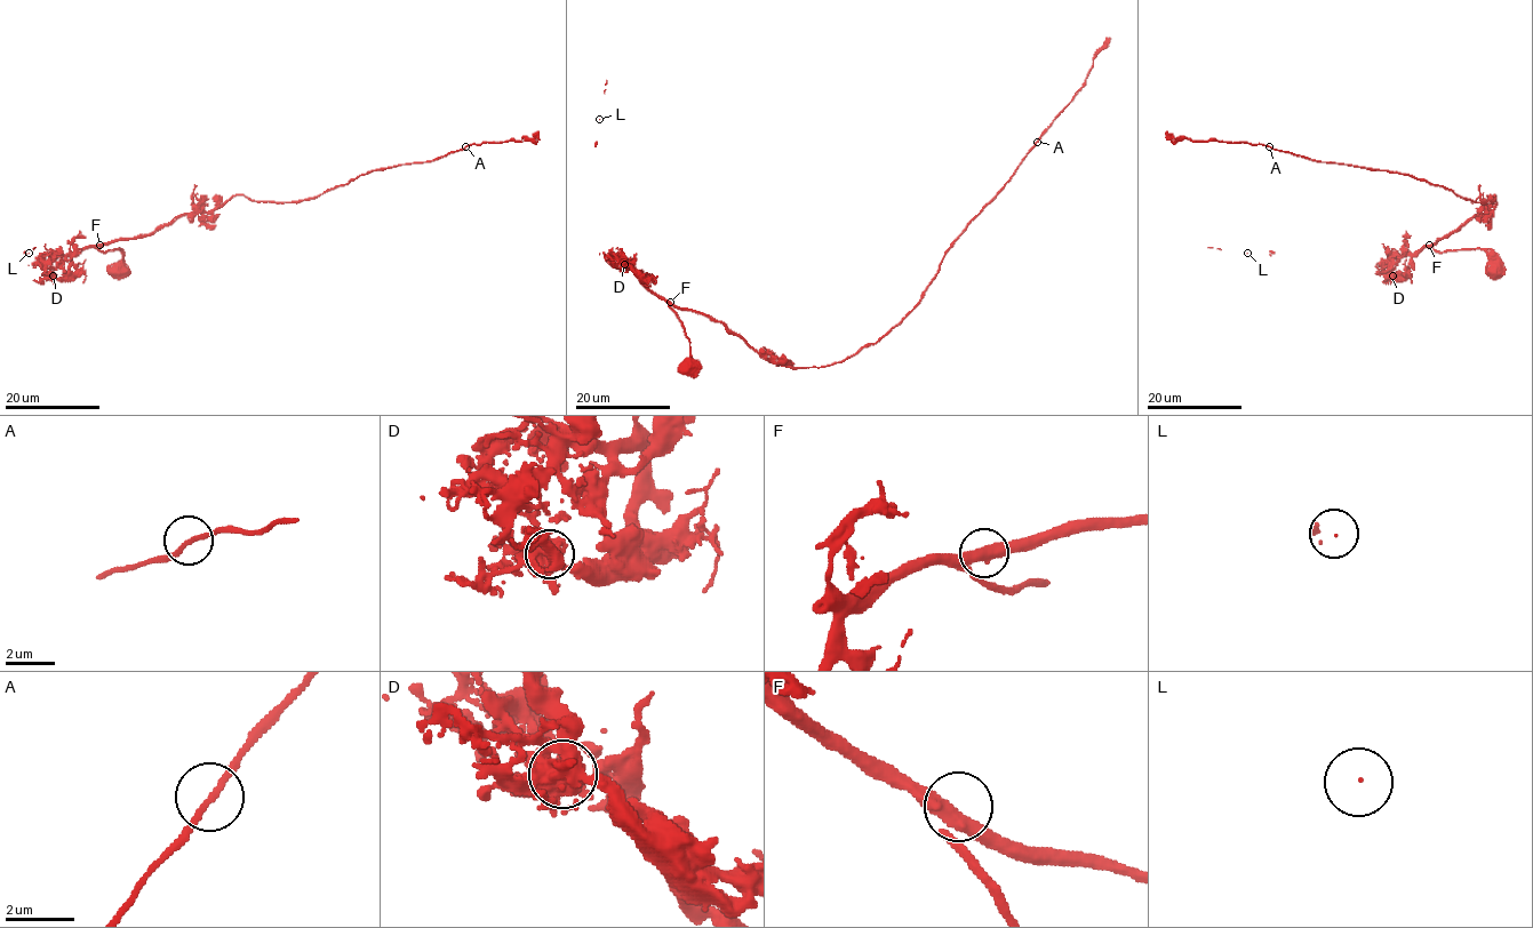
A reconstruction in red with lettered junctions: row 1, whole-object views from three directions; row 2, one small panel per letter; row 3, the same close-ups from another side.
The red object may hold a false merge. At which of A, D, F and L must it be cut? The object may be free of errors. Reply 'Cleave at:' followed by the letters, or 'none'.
Cleave at: D

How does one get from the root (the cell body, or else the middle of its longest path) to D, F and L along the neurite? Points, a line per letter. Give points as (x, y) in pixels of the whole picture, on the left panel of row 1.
D: (119, 268), (119, 248), (101, 252), (97, 246), (87, 246), (72, 258), (63, 277), (54, 276)
F: (119, 268), (121, 250), (101, 252), (97, 248), (100, 245)
L: (119, 268), (119, 248), (101, 252), (97, 246), (86, 246), (74, 253), (57, 254), (41, 266), (29, 253)

